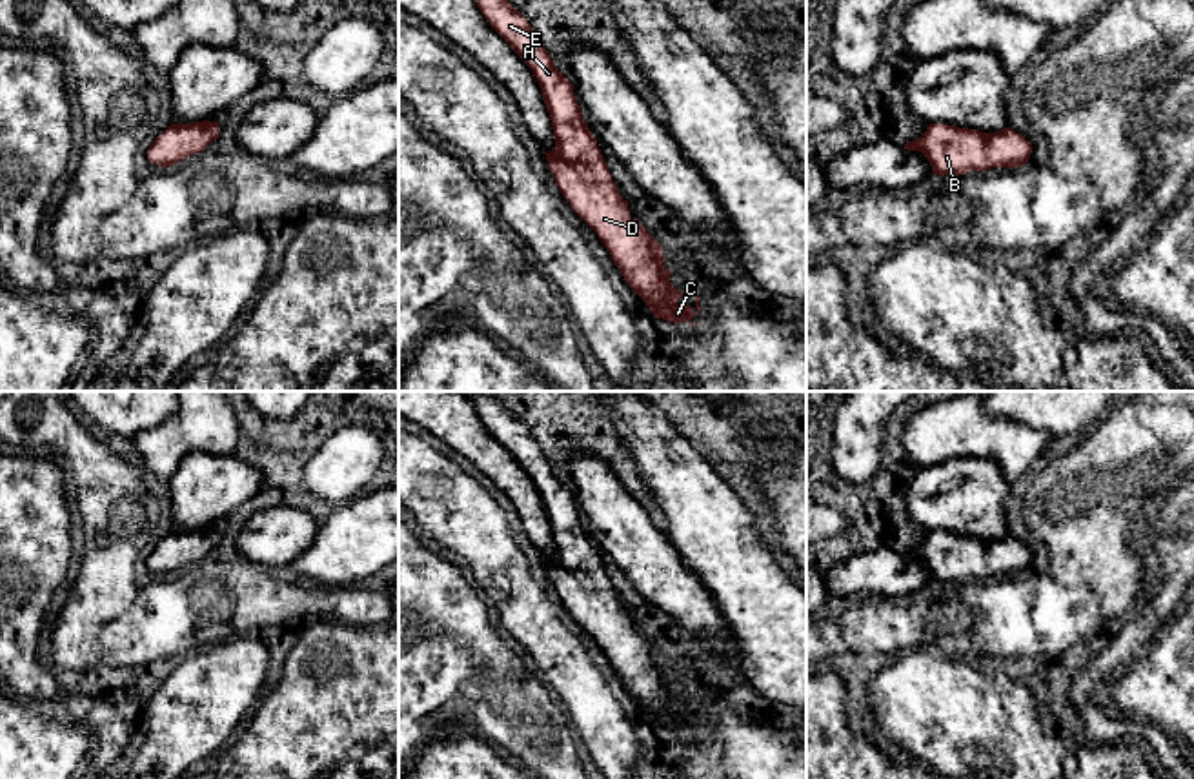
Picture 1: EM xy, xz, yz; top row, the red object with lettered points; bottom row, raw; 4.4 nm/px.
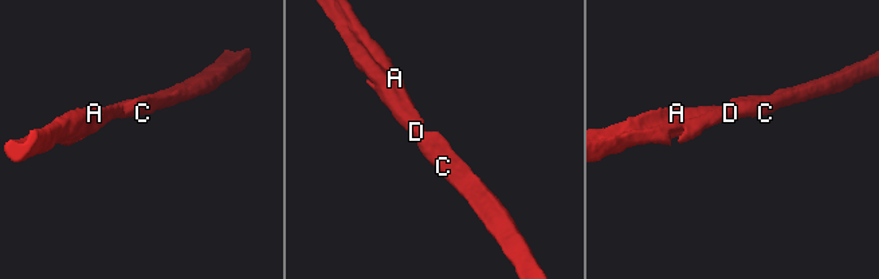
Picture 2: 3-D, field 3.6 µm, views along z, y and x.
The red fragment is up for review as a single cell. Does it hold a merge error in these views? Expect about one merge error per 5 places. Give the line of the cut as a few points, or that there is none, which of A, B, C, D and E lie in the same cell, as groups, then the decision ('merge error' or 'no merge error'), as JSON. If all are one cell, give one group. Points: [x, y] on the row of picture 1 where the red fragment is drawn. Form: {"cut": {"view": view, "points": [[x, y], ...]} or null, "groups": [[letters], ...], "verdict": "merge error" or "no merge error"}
{"cut": null, "groups": [["A", "B", "C", "D", "E"]], "verdict": "no merge error"}

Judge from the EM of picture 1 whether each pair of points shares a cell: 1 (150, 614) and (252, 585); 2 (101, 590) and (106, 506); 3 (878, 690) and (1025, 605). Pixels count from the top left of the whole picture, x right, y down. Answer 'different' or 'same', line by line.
1: same
2: same
3: different

